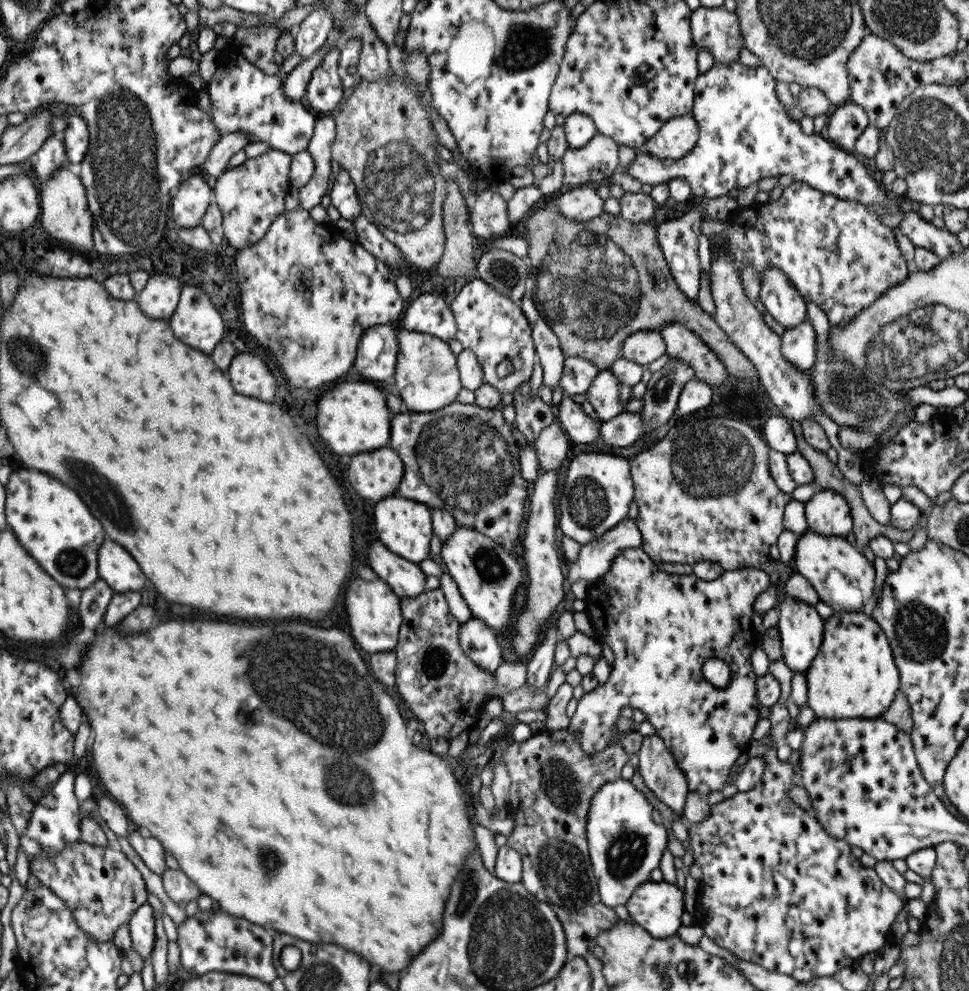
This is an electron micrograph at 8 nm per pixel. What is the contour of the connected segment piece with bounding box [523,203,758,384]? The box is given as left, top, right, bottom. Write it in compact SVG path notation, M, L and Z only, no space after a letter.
M546 203L543 209L535 209L531 217L527 216L523 229L527 235L529 293L539 314L557 337L561 353L567 357L584 358L599 371L609 369L612 362L621 357L622 342L626 336L637 331L659 331L668 322L680 322L717 355L729 375L754 384L758 375L745 355L719 328L712 315L705 313L695 300L690 300L677 288L656 238L657 223L655 212L650 219L634 223L623 220L619 214L609 213L601 213L584 223L575 222L565 220L550 203Z

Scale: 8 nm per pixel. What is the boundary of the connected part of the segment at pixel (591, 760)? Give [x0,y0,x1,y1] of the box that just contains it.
[501,729,642,956]

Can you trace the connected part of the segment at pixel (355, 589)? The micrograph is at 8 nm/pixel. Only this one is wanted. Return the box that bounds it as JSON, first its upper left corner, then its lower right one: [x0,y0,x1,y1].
[343,578,401,653]

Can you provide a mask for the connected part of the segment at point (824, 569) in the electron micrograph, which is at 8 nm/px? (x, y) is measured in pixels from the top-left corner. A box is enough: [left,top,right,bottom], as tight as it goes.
[792,530,874,612]

